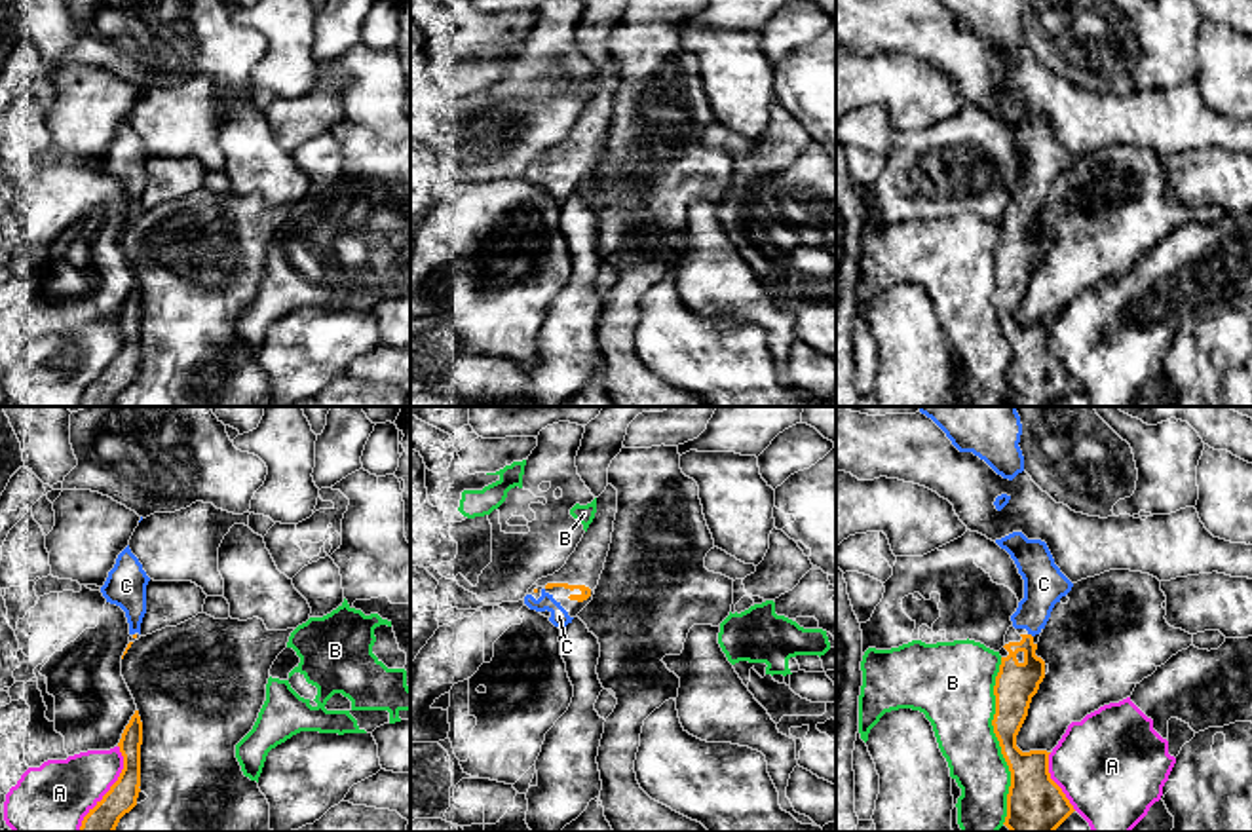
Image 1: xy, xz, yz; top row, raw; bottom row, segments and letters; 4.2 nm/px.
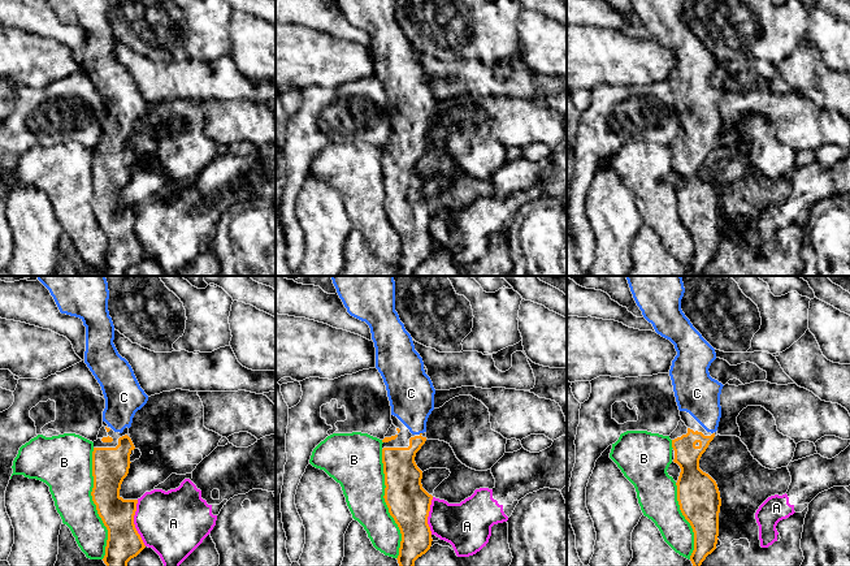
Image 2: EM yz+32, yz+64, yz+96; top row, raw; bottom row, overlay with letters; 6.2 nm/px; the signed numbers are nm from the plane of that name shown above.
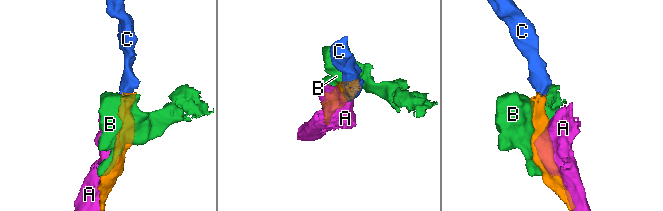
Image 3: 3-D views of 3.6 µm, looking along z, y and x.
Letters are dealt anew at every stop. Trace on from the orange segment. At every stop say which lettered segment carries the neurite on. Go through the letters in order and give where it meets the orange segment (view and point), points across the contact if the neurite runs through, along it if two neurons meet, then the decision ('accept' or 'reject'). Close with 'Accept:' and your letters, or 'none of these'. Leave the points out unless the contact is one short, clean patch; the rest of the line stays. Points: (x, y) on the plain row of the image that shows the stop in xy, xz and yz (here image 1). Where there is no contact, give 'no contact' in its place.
A: xy (111, 363) | reject
B: yz (998, 314) | reject
C: yz (1030, 209) | across yz (1017, 257), (1028, 245), (1030, 209), (1032, 187), (1043, 158) | accept
Accept: C

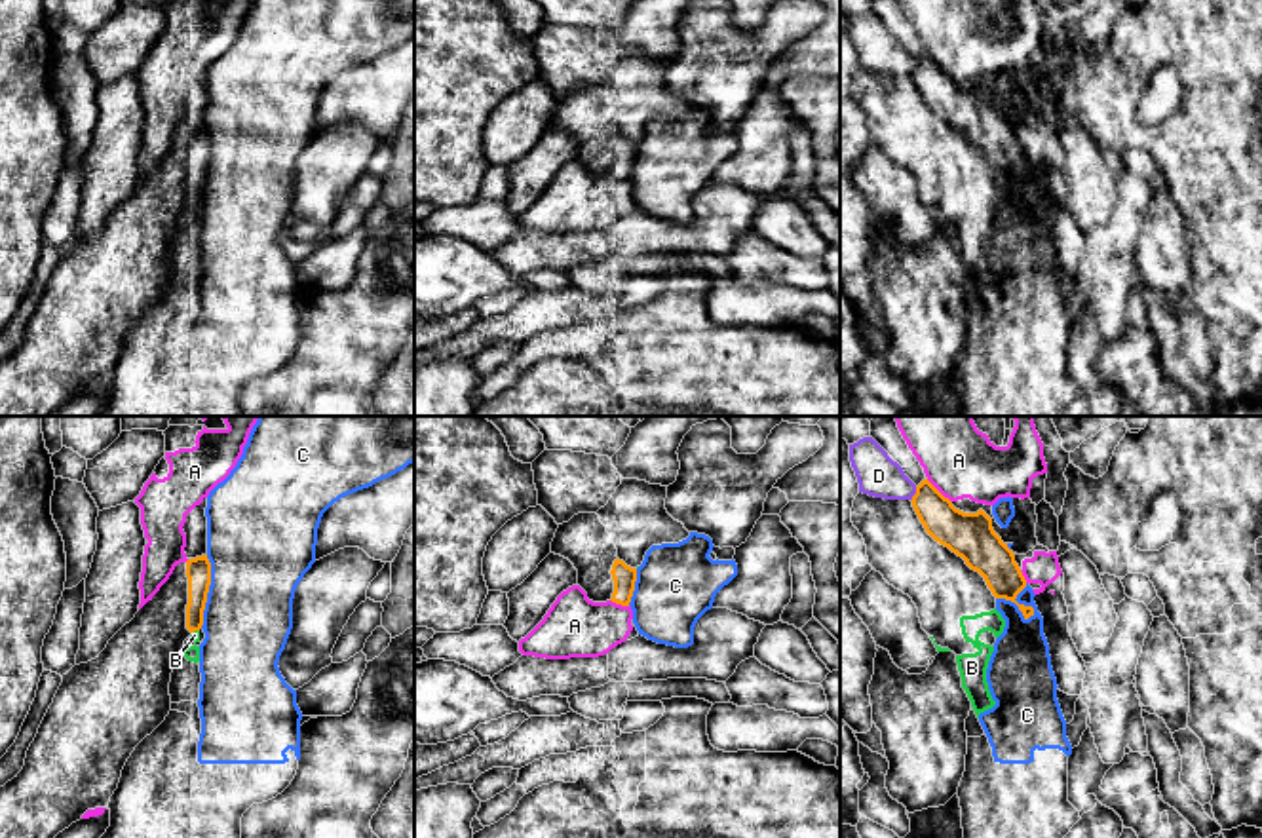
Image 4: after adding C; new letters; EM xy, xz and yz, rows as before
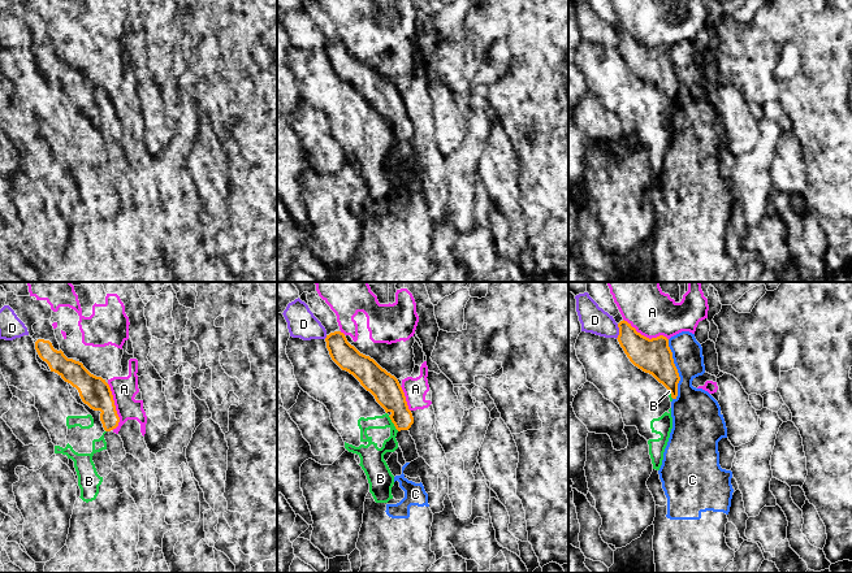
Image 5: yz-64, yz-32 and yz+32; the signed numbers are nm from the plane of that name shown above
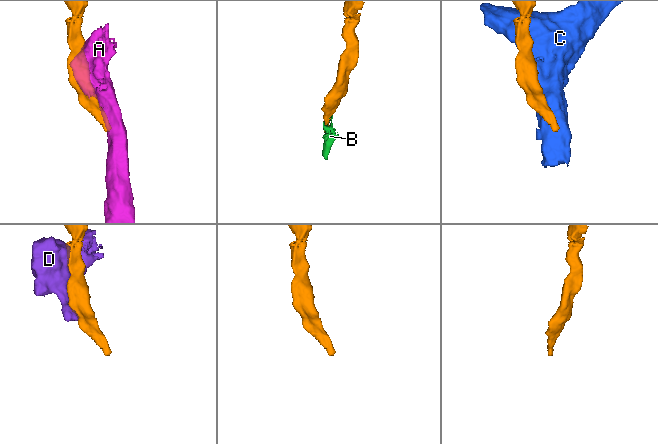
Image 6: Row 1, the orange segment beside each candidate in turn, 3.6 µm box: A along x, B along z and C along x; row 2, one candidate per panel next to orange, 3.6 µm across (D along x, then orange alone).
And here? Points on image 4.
A: yz (937, 65) | reject
B: xy (194, 204) | reject
C: yz (1015, 175) | reject
D: yz (915, 69) | reject
Accept: none of these

